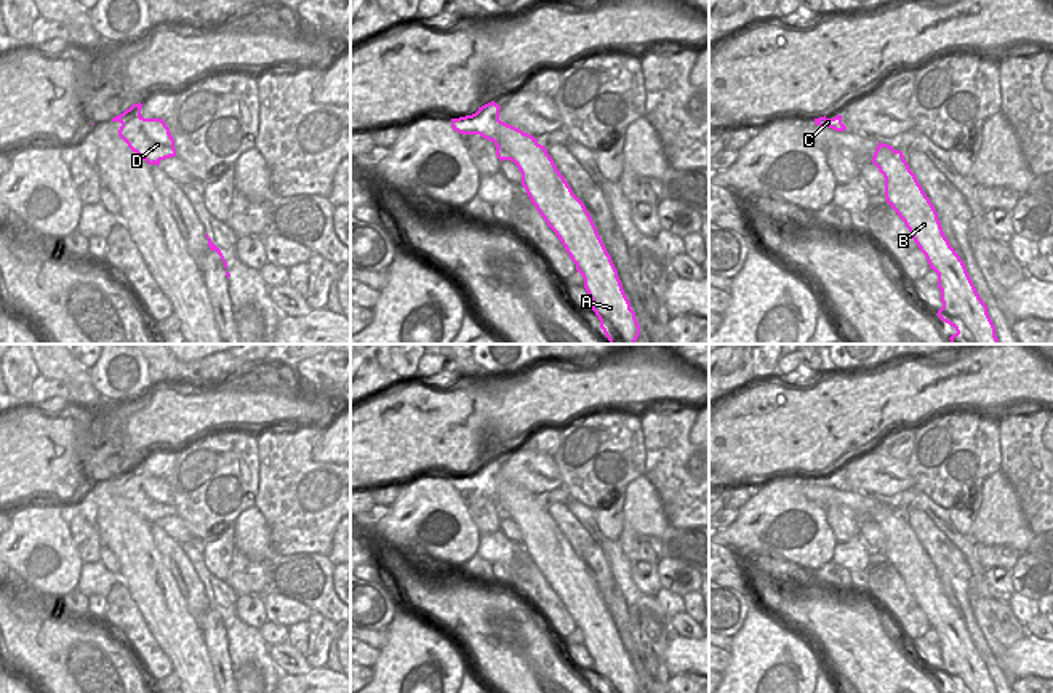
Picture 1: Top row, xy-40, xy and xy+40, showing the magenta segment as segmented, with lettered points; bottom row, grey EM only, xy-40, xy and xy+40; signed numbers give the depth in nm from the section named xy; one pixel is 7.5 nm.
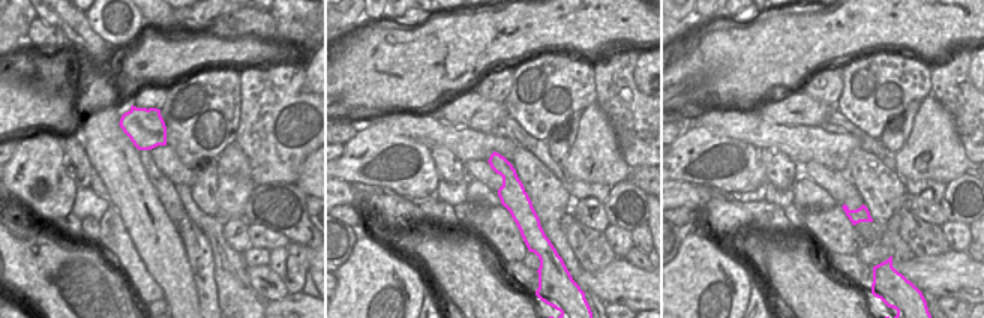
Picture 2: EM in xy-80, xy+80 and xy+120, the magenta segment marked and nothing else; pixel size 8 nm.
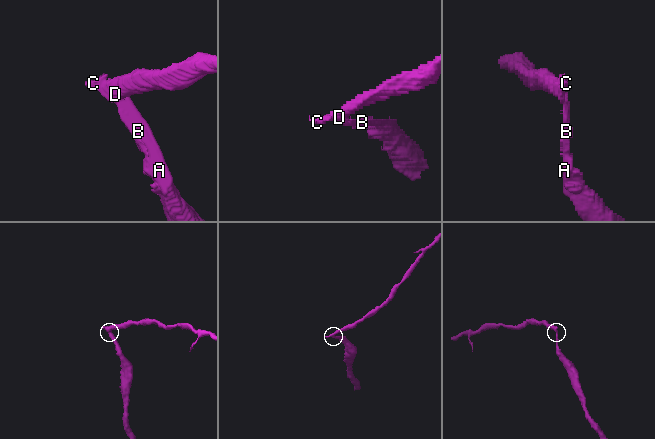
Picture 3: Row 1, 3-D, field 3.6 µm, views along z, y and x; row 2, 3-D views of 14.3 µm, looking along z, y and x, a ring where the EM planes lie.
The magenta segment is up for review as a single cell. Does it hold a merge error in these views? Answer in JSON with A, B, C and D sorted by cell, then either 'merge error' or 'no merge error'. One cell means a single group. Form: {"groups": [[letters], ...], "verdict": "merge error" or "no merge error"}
{"groups": [["A", "B"], ["C", "D"]], "verdict": "merge error"}

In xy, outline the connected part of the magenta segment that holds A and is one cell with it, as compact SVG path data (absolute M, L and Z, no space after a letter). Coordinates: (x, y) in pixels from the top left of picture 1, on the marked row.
M502 128L501 136L504 147L496 149L498 158L510 160L520 170L522 186L531 203L583 275L592 310L610 344L635 344L640 325L584 203L573 194L536 138L512 128Z

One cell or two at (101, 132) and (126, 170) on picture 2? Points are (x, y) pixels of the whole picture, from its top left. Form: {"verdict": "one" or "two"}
{"verdict": "one"}

